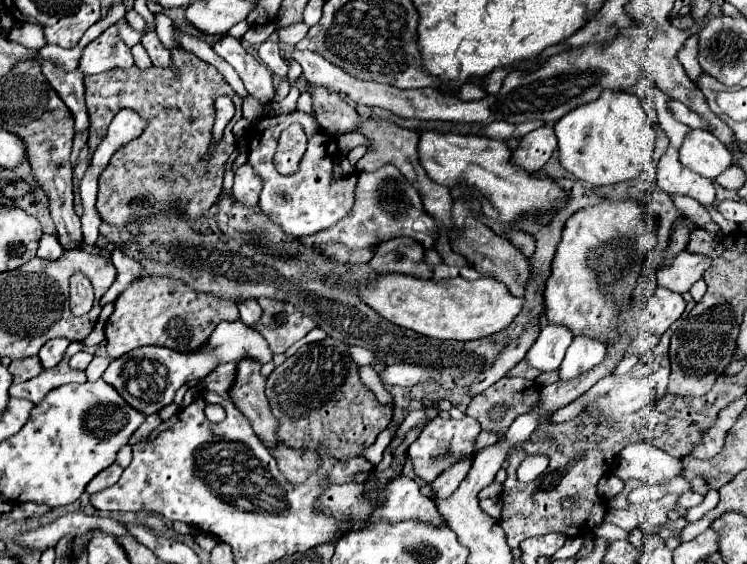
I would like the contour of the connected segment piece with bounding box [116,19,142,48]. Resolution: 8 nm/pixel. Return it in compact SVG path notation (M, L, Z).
M120 19L116 25L121 39L128 47L132 48L134 45L140 43L142 34L128 26L125 19Z

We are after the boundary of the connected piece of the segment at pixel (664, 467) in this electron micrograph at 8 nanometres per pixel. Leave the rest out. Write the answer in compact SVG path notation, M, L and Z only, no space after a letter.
M638 442L626 446L628 454L638 454L638 460L622 460L616 462L614 474L622 480L642 480L642 482L660 482L668 478L676 478L682 474L682 460L668 456L660 448L648 442Z

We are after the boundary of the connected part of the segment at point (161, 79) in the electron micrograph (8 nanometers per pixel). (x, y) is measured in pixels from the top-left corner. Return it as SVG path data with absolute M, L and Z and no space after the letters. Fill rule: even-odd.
M172 50L172 58L178 74L172 68L152 66L148 70L140 70L132 66L128 70L108 70L84 80L86 106L90 114L88 142L92 152L102 142L112 118L122 108L136 110L148 122L144 134L122 146L100 176L96 210L108 224L128 226L130 222L140 222L150 214L172 208L182 210L194 220L208 212L222 190L224 164L236 148L232 130L242 118L242 98L226 84L214 66L208 66L194 54L186 50ZM224 94L232 98L236 113L224 129L222 138L214 142L214 102ZM152 196L156 200L154 206Z

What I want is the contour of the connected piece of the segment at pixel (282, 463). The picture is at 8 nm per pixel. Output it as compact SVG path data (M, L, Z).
M280 440L274 442L272 446L268 446L270 454L276 458L280 472L292 482L292 484L300 484L308 478L308 474L312 470L316 470L320 466L318 454L310 452L310 450L292 450L290 446L284 446Z

